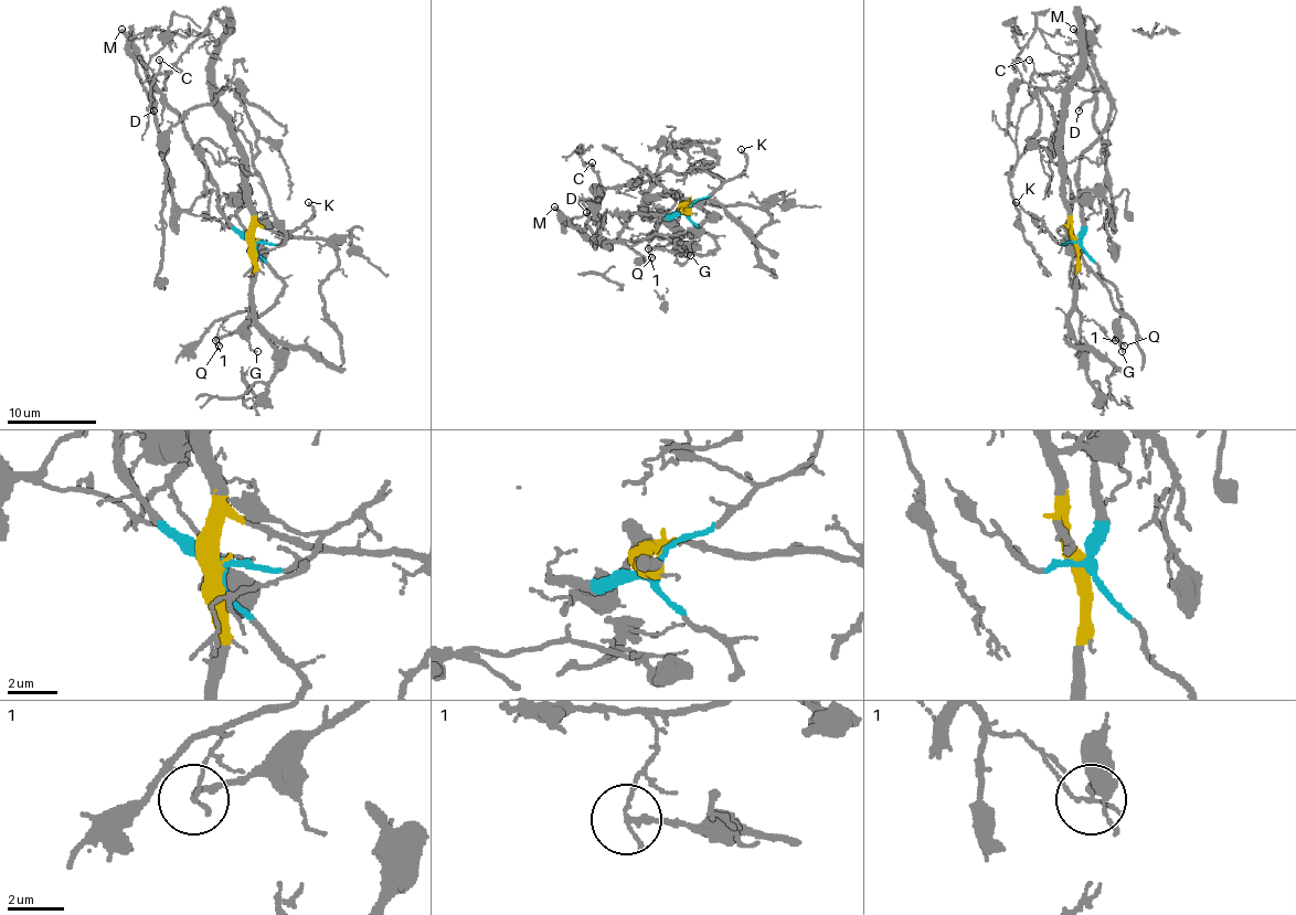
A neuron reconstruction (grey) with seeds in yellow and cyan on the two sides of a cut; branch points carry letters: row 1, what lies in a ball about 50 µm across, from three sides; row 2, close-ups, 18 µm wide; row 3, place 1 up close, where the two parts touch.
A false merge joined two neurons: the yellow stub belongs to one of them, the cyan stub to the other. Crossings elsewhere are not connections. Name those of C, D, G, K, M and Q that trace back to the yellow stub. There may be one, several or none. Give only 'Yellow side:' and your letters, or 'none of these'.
Yellow side: Q

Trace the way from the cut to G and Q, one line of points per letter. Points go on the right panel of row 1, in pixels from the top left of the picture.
G: (1075, 243), (1114, 288), (1121, 304), (1118, 346), (1123, 351)
Q: (1075, 243), (1075, 308), (1109, 339), (1125, 346)

